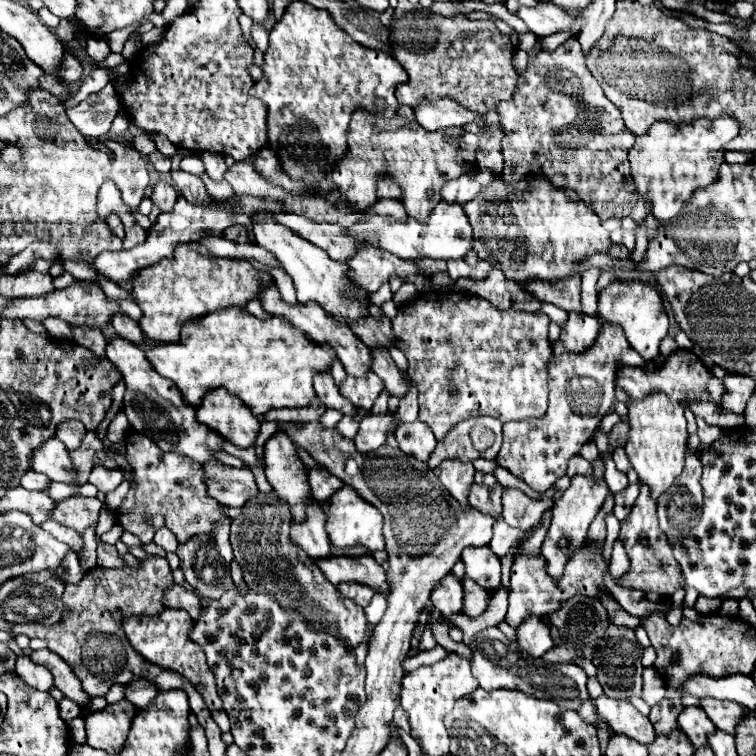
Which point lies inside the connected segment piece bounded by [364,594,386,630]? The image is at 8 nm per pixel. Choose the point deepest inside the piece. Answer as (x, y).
(375, 609)

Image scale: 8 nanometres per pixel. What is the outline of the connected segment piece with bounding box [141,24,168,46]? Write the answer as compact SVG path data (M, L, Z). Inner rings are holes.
M164 24L162 28L155 27L151 31L144 33L141 37L142 44L144 46L148 46L151 43L155 43L159 41L167 28L168 28L168 24Z

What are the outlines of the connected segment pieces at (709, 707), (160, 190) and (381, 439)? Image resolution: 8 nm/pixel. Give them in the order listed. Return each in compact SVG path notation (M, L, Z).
M702 698L702 708L708 714L708 718L716 724L716 728L728 734L736 734L736 724L740 724L740 720L744 720L744 716L748 716L750 712L742 704L716 698Z
M158 182L158 184L154 186L150 198L152 198L152 202L156 204L156 208L158 208L160 212L170 212L170 210L174 208L176 200L178 200L178 192L174 190L172 184L168 184L168 182Z
M392 414L384 416L364 416L360 422L360 428L354 436L354 444L358 452L368 452L384 446L386 442L386 432L394 430L396 422Z

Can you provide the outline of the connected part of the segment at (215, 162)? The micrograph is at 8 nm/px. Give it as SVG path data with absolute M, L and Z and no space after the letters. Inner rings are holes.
M202 152L202 154L200 154L200 160L202 160L204 166L206 166L206 174L208 174L214 182L224 180L224 176L226 176L226 162L224 162L222 156L212 154L212 152Z

